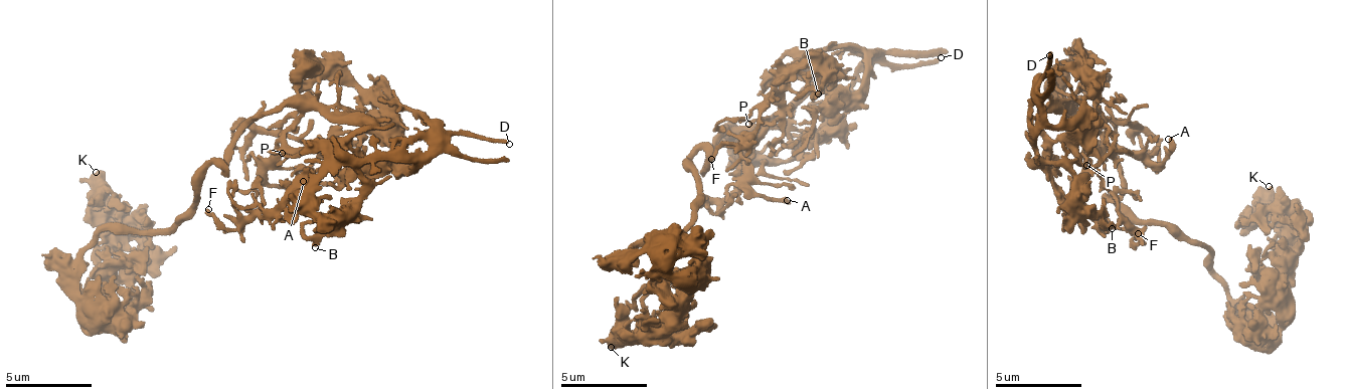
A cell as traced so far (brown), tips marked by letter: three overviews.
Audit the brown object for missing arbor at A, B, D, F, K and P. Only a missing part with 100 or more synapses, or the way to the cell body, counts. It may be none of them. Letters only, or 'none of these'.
D

